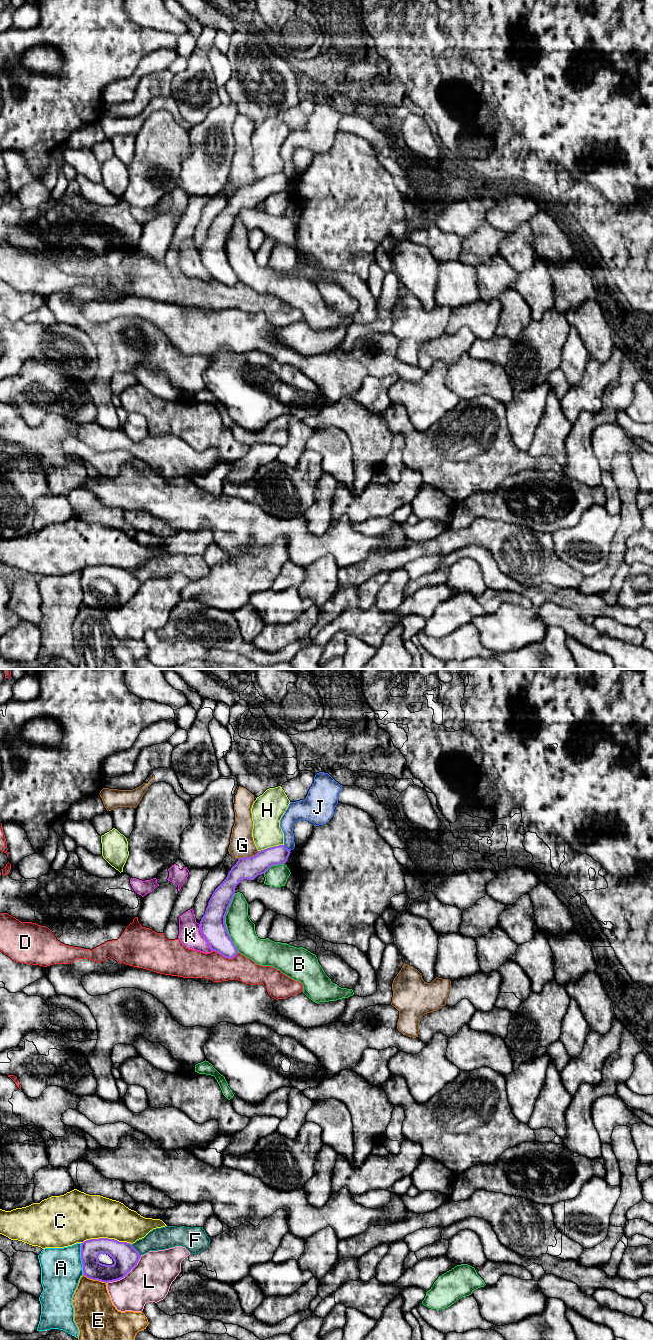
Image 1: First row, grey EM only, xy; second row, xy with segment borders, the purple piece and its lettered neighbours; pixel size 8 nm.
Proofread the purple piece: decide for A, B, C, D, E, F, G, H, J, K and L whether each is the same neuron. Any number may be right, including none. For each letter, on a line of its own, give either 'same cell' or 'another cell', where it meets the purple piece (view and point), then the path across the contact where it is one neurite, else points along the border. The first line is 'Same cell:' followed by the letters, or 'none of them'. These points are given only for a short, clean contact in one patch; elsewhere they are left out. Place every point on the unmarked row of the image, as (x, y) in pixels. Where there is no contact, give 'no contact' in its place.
Same cell: none of them
A: another cell; meets purple in xy at (81, 586); border along xy (80, 571), (83, 602)
B: another cell; meets purple in xy at (224, 251)
C: another cell; meets purple in xy at (106, 566)
D: another cell; meets purple in xy at (225, 285)
E: another cell; meets purple in xy at (95, 607)
F: another cell; meets purple in xy at (136, 578)
G: another cell; meets purple in xy at (248, 185)
H: another cell; meets purple in xy at (270, 175)
J: another cell; meets purple in xy at (286, 176); border along xy (283, 173), (290, 178)
K: another cell; meets purple in xy at (204, 265)
L: another cell; meets purple in xy at (126, 602)

